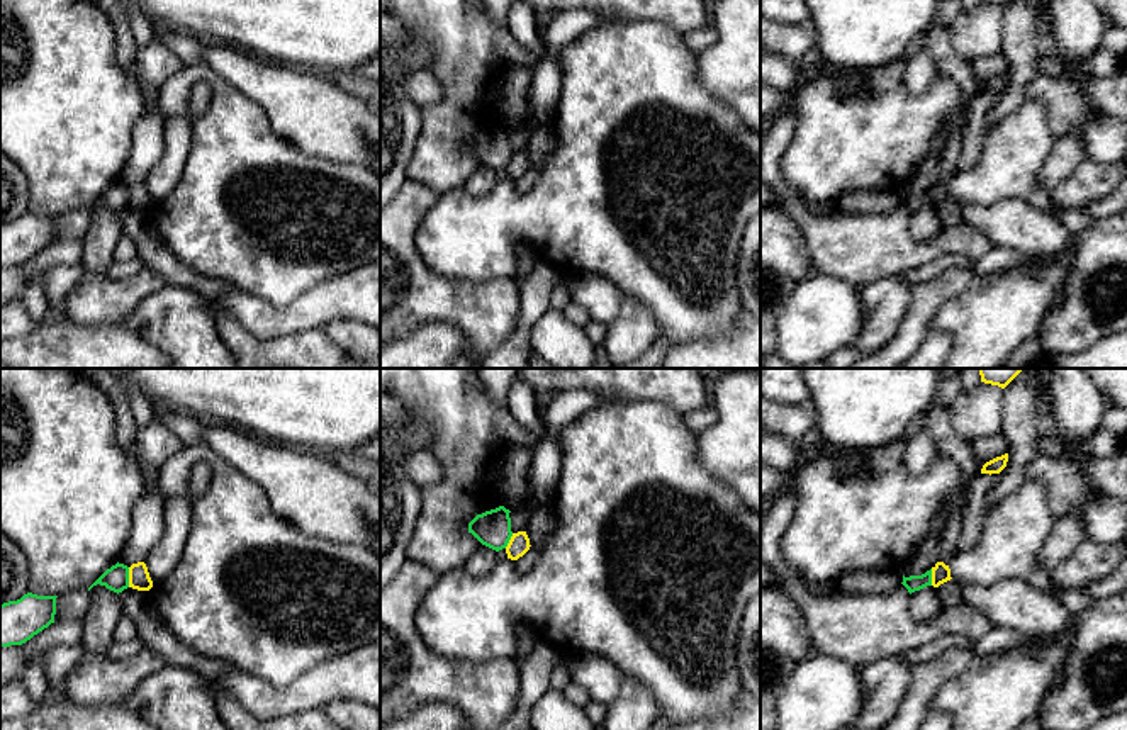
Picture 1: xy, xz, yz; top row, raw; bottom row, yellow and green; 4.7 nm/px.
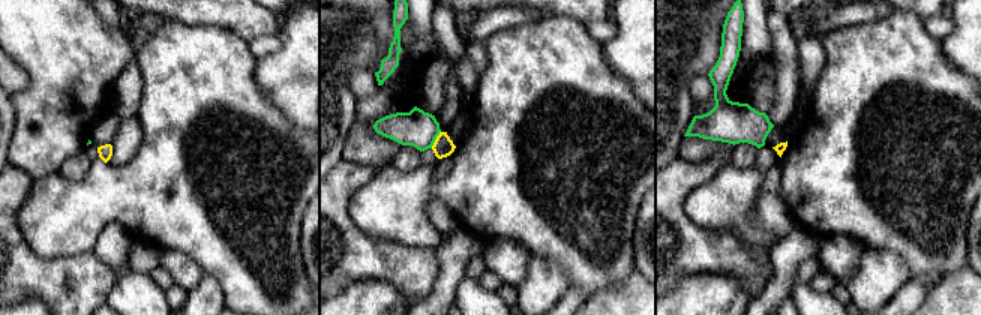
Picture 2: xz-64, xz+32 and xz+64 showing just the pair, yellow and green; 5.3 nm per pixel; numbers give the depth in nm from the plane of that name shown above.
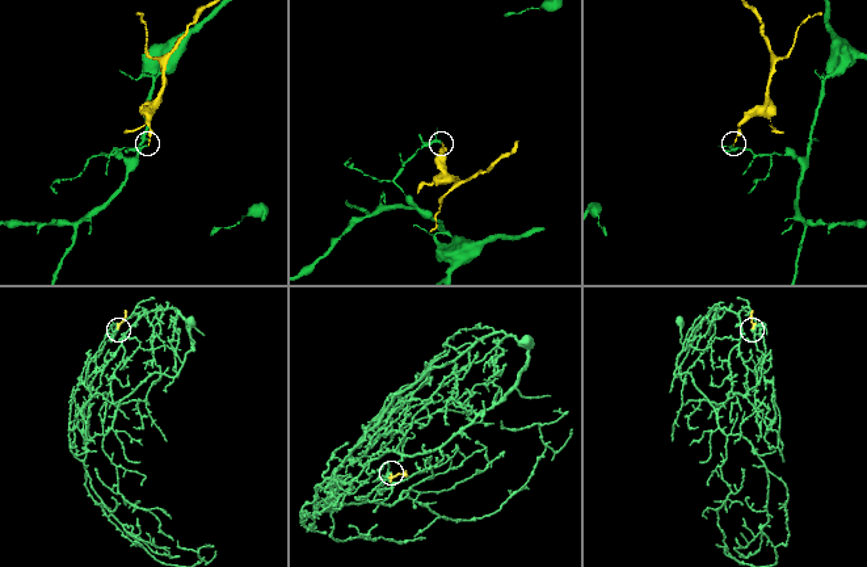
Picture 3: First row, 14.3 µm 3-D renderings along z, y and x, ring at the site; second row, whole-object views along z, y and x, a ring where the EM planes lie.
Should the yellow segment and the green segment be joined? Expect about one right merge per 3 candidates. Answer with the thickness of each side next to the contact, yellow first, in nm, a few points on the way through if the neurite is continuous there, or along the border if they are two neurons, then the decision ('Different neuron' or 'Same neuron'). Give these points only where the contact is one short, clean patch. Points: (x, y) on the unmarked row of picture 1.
Thickness 100 nm (yellow) against 120 nm. Boundary: xy (128, 187), (129, 206). Different neuron

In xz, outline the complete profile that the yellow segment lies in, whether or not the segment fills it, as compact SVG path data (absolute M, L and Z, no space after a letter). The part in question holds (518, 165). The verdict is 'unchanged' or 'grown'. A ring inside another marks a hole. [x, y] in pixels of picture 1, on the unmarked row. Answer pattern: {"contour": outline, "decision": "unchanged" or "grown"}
{"contour": "M526 151L513 153L513 156L506 166L507 178L518 180L530 170L530 166L531 165L530 165L530 158L528 158Z", "decision": "unchanged"}

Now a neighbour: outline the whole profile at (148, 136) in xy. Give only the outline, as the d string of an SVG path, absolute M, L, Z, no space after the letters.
M158 104L148 107L132 129L132 148L121 173L124 185L144 182L165 151L165 115Z

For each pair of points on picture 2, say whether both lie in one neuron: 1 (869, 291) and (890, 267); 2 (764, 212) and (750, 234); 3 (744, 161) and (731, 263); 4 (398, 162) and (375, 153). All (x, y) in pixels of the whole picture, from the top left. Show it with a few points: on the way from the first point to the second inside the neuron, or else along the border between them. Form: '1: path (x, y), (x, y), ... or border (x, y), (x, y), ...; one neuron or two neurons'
1: path (873, 285), (884, 273); one neuron
2: border (761, 188), (753, 209), (753, 219), (773, 243); two neurons
3: border (734, 146), (728, 164); two neurons
4: border (402, 146), (390, 164); two neurons

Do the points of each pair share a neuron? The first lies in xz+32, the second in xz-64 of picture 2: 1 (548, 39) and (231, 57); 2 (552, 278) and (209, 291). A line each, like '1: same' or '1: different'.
1: same
2: same

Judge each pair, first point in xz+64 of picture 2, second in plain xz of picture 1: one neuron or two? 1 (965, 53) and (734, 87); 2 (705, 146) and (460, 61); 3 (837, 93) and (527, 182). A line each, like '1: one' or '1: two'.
1: one
2: one
3: two

